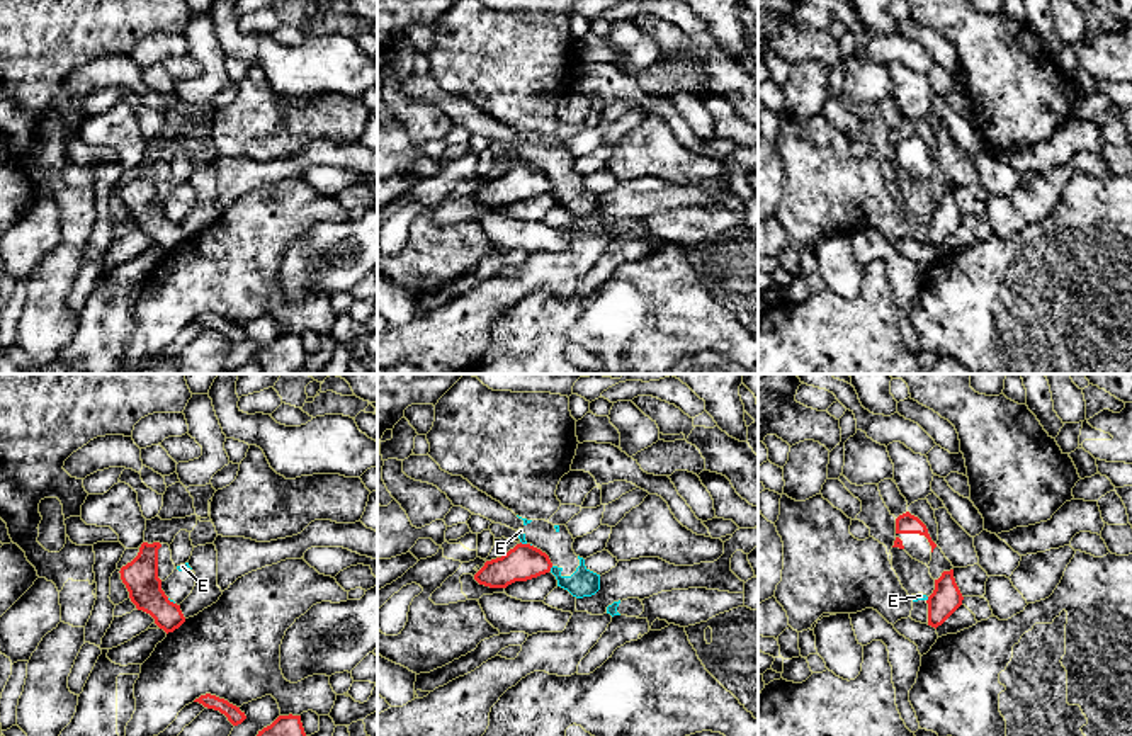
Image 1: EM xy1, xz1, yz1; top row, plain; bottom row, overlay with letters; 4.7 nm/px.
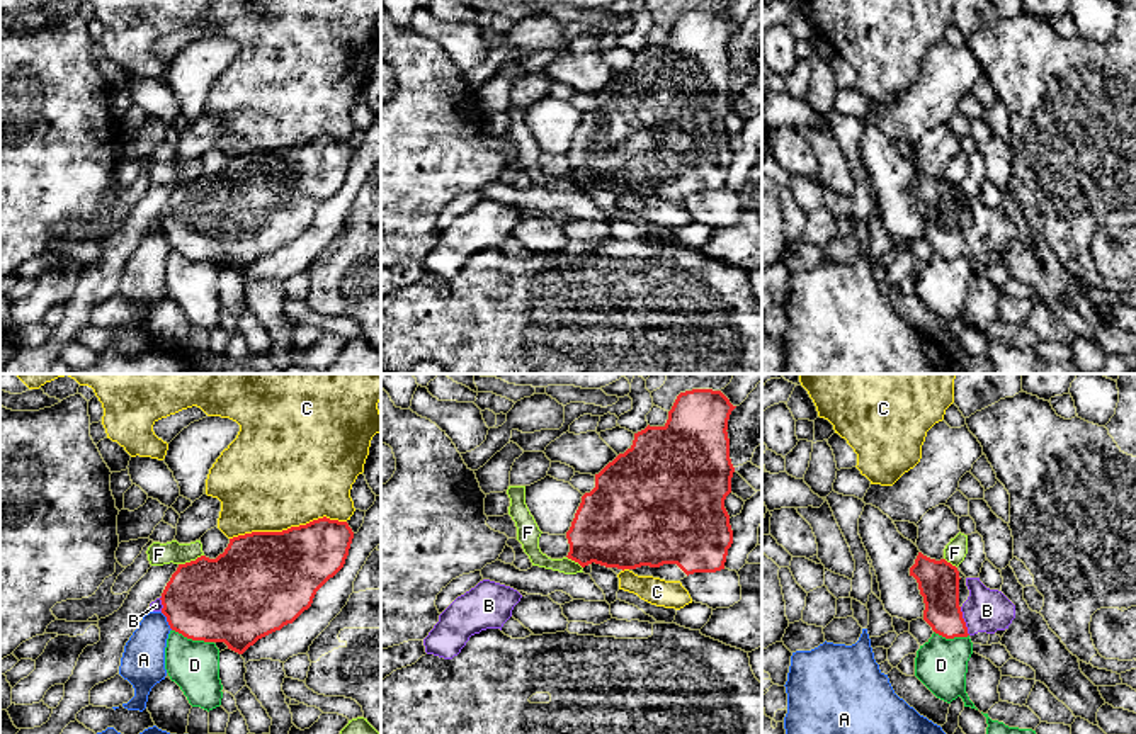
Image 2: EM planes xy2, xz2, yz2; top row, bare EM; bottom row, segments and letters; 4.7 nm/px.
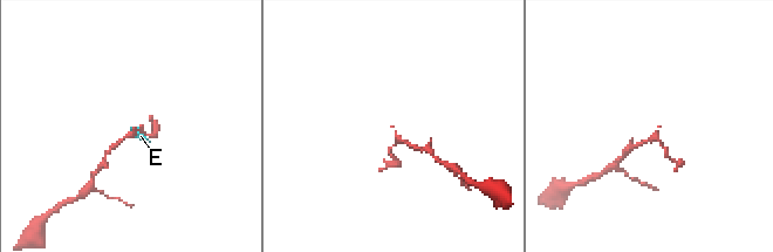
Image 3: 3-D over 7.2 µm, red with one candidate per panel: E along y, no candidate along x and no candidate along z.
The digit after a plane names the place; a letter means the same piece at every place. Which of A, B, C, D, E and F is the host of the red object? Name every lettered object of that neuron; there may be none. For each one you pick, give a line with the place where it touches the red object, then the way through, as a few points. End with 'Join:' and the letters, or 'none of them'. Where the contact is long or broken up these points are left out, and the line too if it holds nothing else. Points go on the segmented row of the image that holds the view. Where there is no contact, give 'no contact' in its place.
B: contact yz2 (963, 621); way yz2 (937, 581), (941, 598), (963, 621), (987, 610)
Join: B

